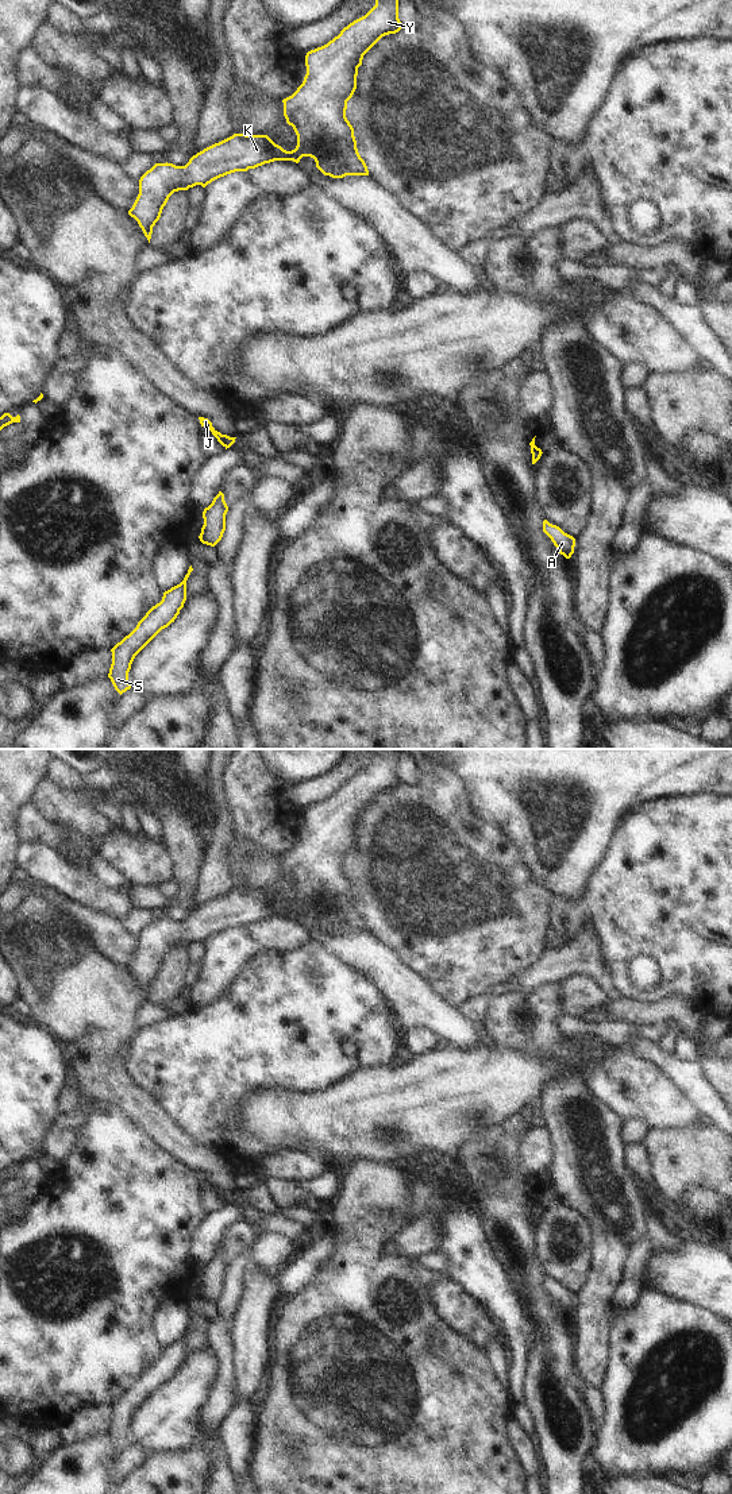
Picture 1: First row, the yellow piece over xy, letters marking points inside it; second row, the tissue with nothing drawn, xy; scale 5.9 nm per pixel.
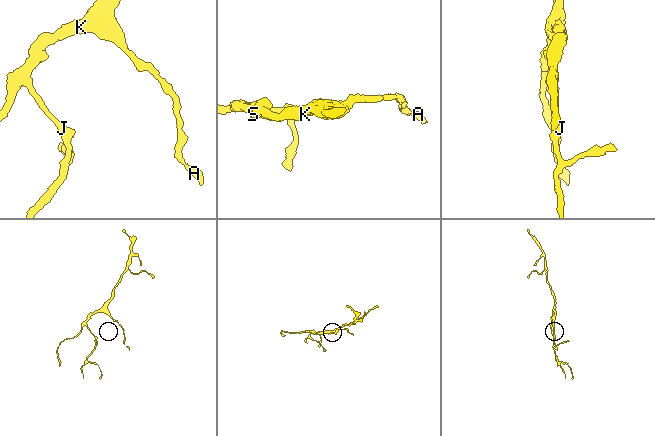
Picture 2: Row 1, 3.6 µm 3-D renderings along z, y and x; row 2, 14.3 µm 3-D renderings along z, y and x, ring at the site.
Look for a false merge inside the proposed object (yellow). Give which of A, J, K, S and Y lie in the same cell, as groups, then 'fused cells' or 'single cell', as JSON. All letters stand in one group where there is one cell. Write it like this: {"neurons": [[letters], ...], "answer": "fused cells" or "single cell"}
{"neurons": [["A", "J", "K", "S", "Y"]], "answer": "single cell"}

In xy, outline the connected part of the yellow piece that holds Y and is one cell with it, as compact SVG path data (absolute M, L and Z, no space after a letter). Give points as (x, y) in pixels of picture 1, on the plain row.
M381 749L375 754L375 761L362 773L354 776L344 783L338 792L330 796L327 800L311 806L305 811L307 830L303 839L297 846L282 856L284 872L286 879L293 883L297 891L297 902L292 907L284 906L276 900L267 891L246 891L234 889L232 892L215 899L203 907L193 911L185 922L176 922L173 919L155 919L147 926L139 935L139 950L128 966L128 970L134 973L142 984L149 999L153 989L153 983L159 976L163 962L169 953L178 946L188 946L196 941L205 943L212 937L224 933L235 927L247 927L265 919L274 916L293 916L300 918L303 912L311 912L316 918L316 923L324 930L332 934L343 934L346 931L369 931L367 922L361 914L357 896L354 892L354 884L346 873L347 857L352 853L357 845L358 823L362 821L363 811L385 791L396 790L401 785L401 777L398 775L398 754L396 749Z

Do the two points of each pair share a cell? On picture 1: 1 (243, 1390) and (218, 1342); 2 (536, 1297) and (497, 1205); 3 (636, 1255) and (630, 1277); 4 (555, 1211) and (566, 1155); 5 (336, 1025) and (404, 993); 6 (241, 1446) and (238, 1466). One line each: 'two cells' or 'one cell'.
1: two cells
2: one cell
3: one cell
4: two cells
5: two cells
6: one cell

